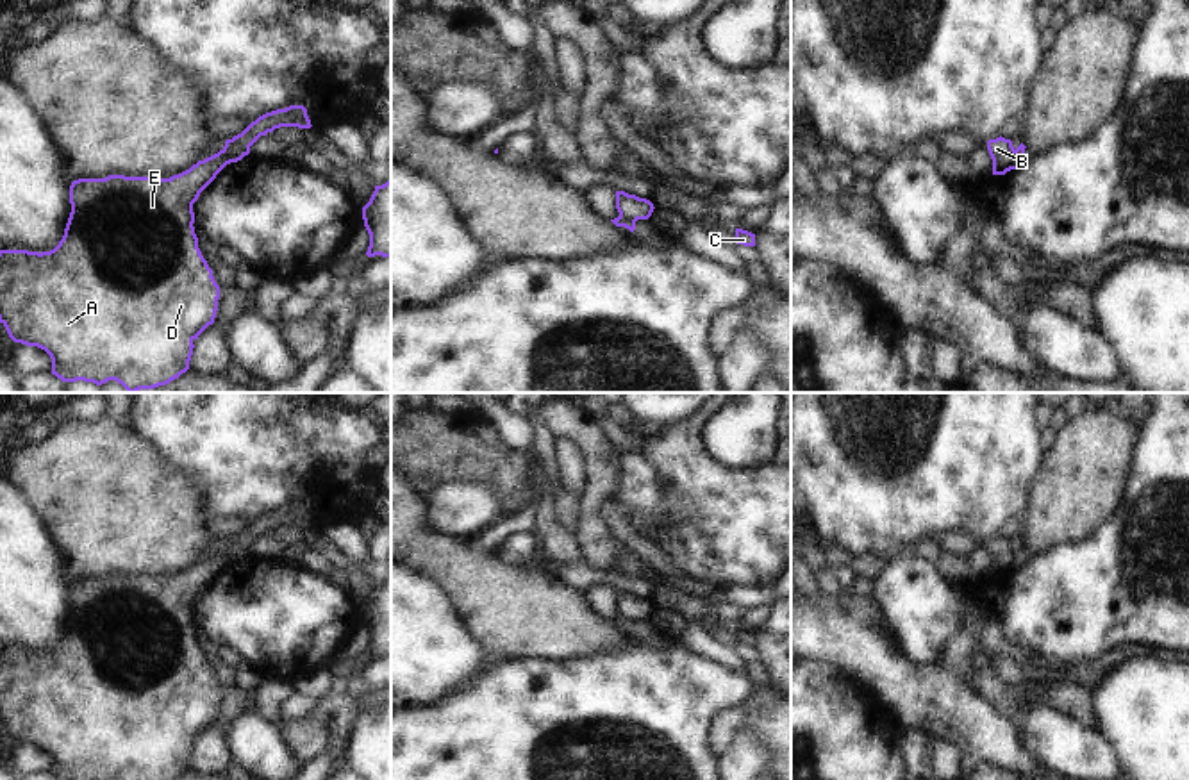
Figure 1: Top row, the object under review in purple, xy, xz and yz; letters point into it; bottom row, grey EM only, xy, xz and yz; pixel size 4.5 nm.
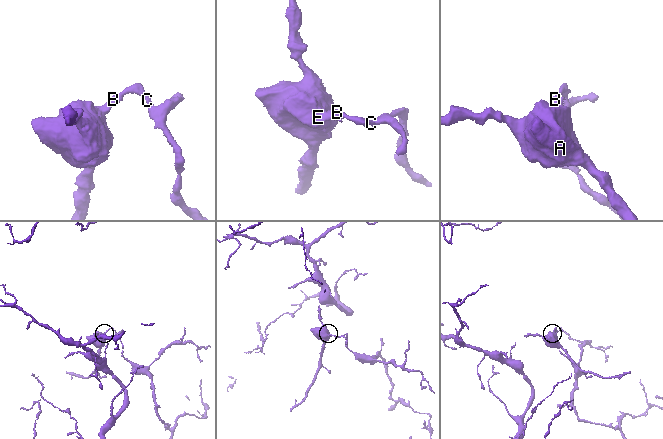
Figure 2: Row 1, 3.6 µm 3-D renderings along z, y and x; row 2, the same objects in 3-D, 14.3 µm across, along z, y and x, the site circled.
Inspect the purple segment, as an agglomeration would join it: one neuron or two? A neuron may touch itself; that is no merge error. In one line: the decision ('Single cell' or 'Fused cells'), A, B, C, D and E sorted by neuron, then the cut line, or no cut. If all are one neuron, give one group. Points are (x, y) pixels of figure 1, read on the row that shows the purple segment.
Fused cells. Groups: A D E / B C. Split along yz (1016, 150), (1009, 168).

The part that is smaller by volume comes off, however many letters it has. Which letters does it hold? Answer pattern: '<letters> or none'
A, D, E

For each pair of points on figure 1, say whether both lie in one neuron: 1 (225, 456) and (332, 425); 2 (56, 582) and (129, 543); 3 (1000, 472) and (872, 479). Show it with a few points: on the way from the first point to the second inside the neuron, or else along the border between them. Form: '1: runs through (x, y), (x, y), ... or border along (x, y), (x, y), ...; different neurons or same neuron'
1: runs through (252, 452), (306, 450); same neuron
2: border along (52, 536), (72, 580); different neurons
3: runs through (968, 472), (904, 472); same neuron

